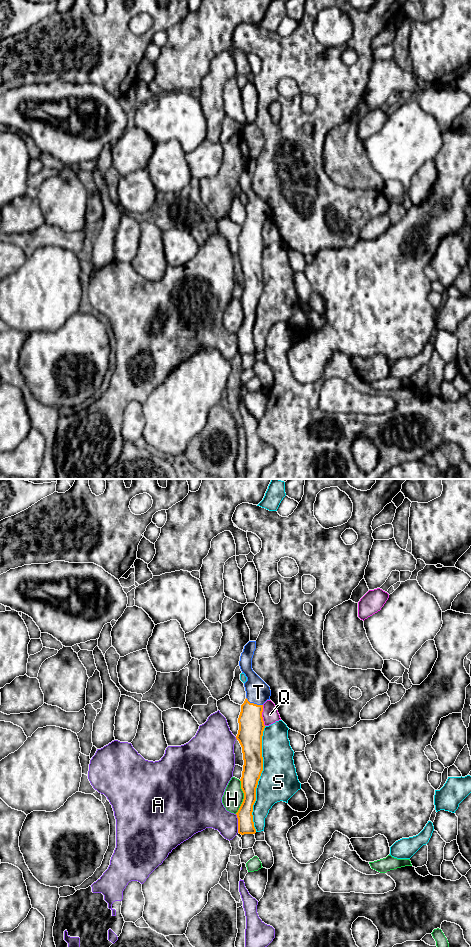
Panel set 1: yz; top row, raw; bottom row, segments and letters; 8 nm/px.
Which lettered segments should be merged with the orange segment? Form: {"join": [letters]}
{"join": ["T"]}

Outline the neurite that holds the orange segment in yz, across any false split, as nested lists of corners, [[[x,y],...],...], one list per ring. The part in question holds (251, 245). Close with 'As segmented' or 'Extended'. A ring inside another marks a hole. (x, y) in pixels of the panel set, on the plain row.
[[[249,161],[240,176],[239,186],[247,197],[244,203],[246,219],[241,225],[238,238],[239,250],[236,259],[242,267],[243,291],[241,309],[243,322],[236,333],[238,353],[255,354],[253,342],[253,325],[256,321],[256,308],[263,291],[262,256],[265,248],[262,232],[263,224],[270,220],[270,207],[253,191],[252,178],[256,169],[256,161]]]. Extended

